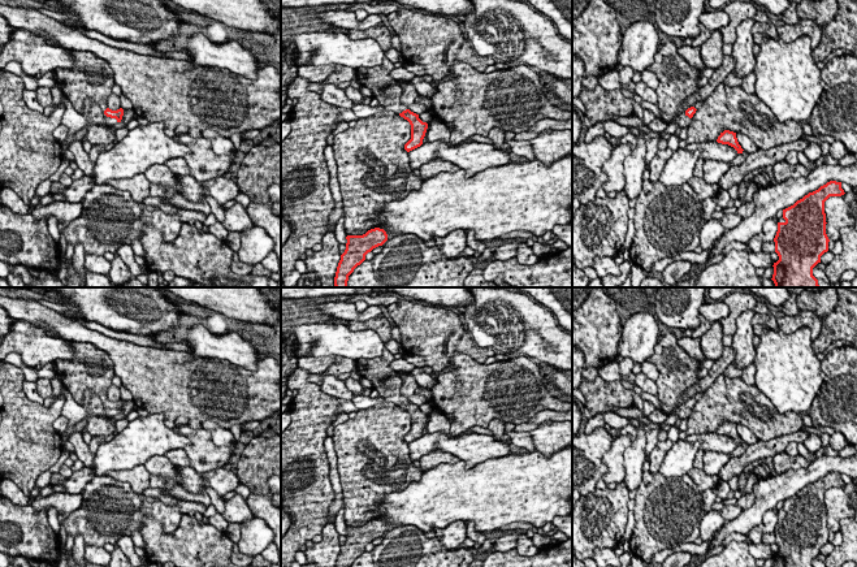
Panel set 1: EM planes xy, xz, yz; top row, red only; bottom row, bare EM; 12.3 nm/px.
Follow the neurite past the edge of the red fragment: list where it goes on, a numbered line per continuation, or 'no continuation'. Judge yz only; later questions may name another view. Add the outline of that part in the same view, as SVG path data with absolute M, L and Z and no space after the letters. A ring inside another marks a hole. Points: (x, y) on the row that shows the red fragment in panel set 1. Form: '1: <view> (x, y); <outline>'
1: yz (678, 81); M670 39L655 53L654 62L646 68L658 78L655 90L658 108L666 124L675 124L680 129L688 127L691 120L685 112L679 113L679 105L692 94L698 92L698 70L691 66L683 56L678 53L678 47Z

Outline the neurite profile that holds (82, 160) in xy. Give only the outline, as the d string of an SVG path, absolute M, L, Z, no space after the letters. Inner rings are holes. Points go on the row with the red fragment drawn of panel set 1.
M74 140L70 143L68 150L74 155L74 161L78 168L85 173L85 176L92 176L95 163L90 160L88 153L85 151L83 142Z

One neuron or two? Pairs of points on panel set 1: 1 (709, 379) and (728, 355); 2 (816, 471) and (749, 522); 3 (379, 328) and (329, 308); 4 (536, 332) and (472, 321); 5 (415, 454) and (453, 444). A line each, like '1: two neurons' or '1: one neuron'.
1: one neuron
2: one neuron
3: two neurons
4: one neuron
5: one neuron

